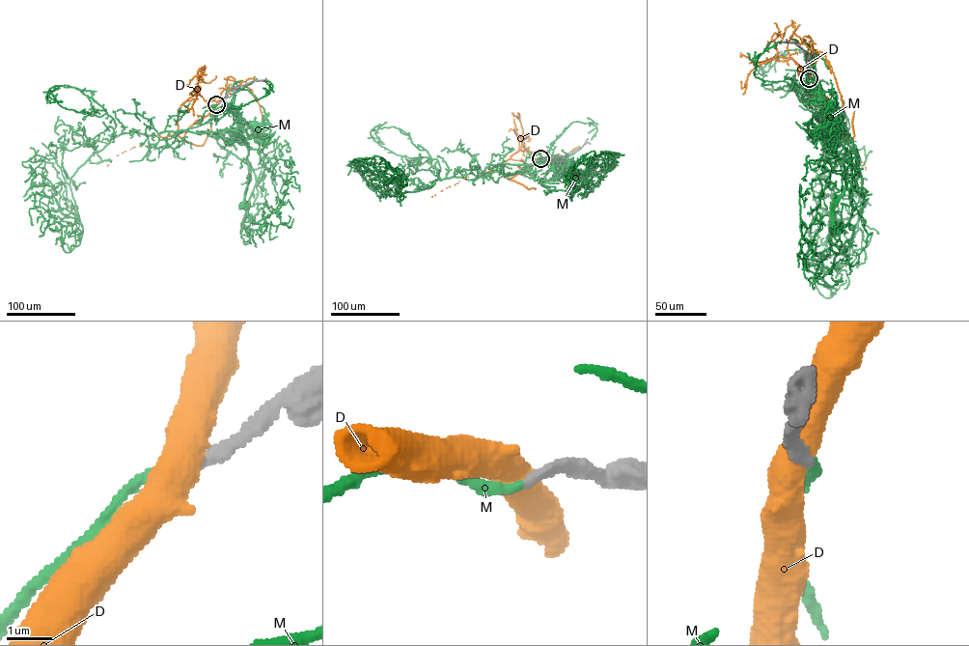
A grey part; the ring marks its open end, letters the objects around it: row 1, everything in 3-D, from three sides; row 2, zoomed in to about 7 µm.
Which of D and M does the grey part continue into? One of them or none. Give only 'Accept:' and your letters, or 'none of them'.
Accept: M

